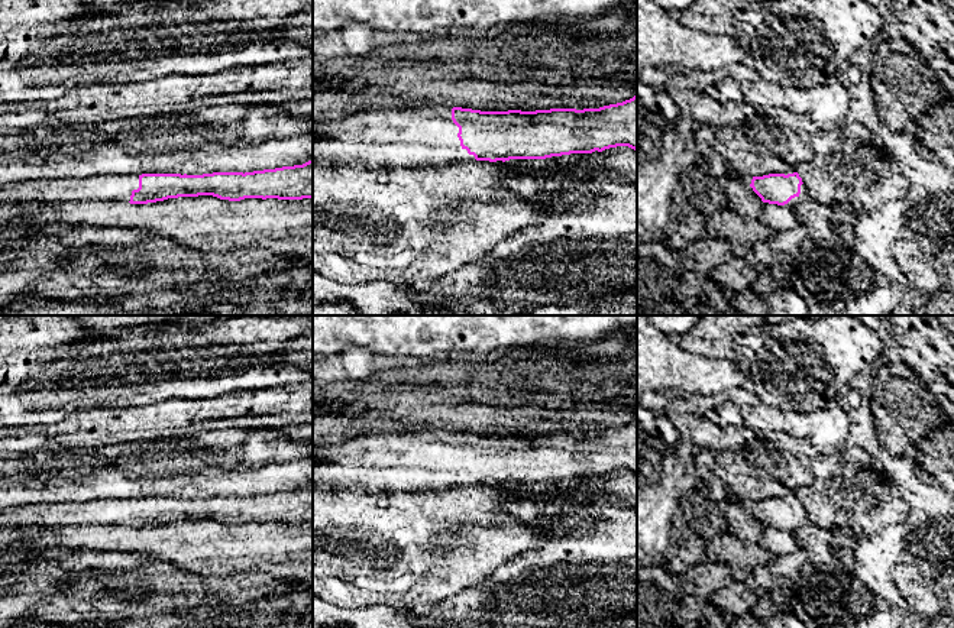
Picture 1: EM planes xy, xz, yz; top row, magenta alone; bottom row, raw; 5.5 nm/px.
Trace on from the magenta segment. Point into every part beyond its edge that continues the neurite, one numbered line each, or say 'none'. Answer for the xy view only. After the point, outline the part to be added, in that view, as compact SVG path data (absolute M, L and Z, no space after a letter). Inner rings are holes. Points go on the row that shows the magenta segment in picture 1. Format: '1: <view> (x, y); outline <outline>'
1: xy (119, 188); outline M96 175L90 178L32 179L0 187L0 203L80 203L119 201L129 203L133 190L139 188L139 175Z

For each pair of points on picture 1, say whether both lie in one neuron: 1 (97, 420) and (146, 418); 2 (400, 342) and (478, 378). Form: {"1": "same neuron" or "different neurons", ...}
{"1": "same neuron", "2": "different neurons"}

